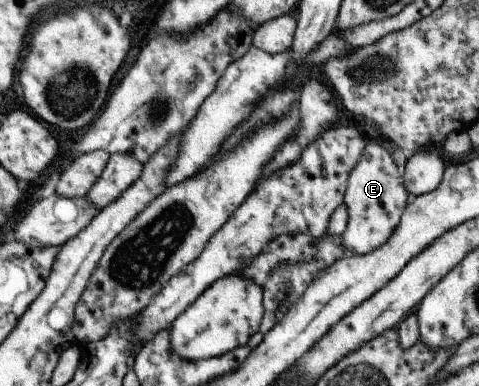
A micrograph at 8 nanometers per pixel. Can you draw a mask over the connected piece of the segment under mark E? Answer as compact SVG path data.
M368 140L358 163L349 173L343 195L347 220L340 237L347 254L370 253L389 238L410 201L402 176L387 150L374 140Z

